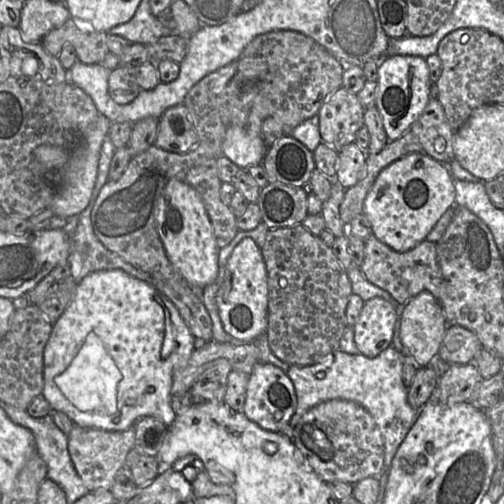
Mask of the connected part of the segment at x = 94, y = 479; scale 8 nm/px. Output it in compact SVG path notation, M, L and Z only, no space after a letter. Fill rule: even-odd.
M74 424L68 435L68 451L71 460L89 492L110 489L116 473L125 466L126 455L134 444L135 425L124 431L106 431Z

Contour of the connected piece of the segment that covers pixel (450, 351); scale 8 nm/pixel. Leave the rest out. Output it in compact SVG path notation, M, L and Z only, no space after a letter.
M448 325L441 342L438 358L445 364L471 363L483 348L478 337L459 325Z

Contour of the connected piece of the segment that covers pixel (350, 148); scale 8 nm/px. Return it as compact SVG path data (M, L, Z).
M353 142L345 145L338 154L335 178L347 189L355 185L364 175L368 152L362 151L357 143Z

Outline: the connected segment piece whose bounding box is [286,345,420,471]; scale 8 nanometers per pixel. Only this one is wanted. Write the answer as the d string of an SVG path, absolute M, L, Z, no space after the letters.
M390 345L374 358L337 350L325 361L317 364L290 365L286 375L293 383L297 405L288 424L294 427L303 414L322 402L333 399L354 401L370 413L378 426L384 445L384 471L389 471L399 445L420 411L414 409L407 400L408 387L402 380L404 360L405 355Z

